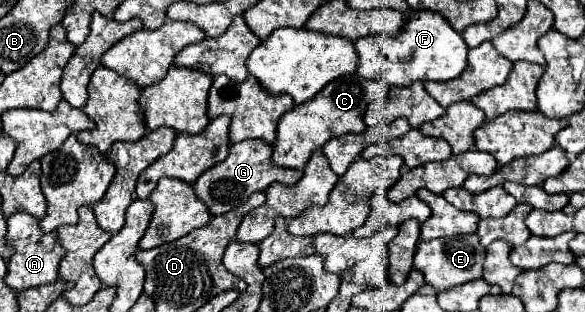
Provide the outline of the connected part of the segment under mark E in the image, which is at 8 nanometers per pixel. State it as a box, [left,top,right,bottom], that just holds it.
[413,233,485,291]

